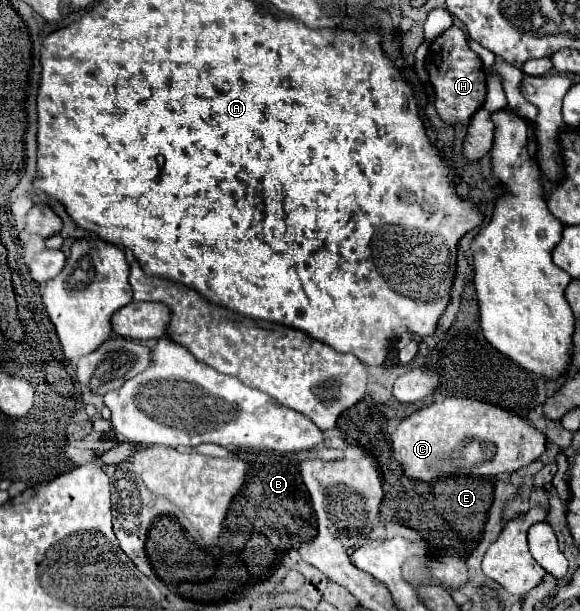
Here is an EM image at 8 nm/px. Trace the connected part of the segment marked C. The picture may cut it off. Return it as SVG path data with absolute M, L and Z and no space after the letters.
M442 398L400 422L398 430L392 436L392 452L400 462L404 472L416 480L428 480L430 476L450 472L448 464L452 452L470 440L492 442L496 454L490 462L474 466L474 474L494 476L494 474L512 473L534 462L546 450L546 436L534 428L528 420L512 414L500 406L492 406L472 398Z

